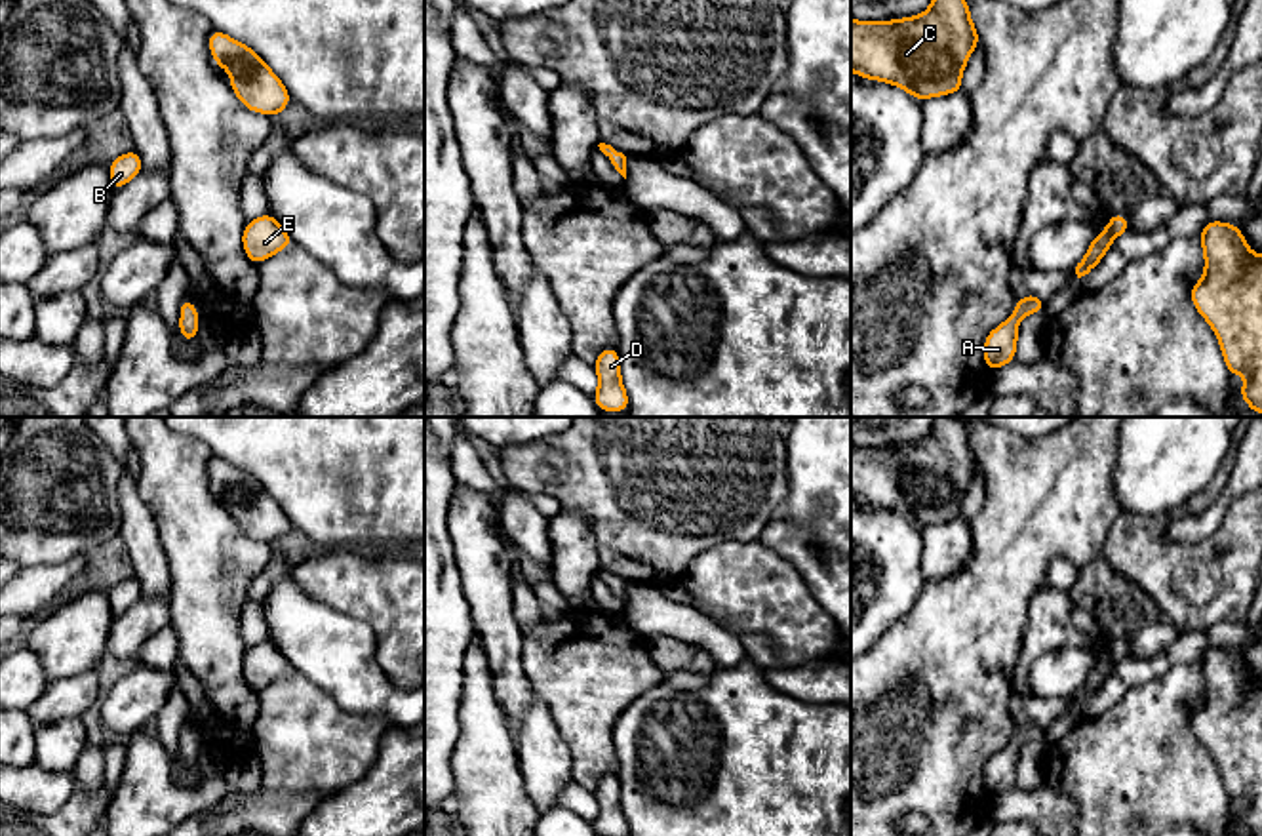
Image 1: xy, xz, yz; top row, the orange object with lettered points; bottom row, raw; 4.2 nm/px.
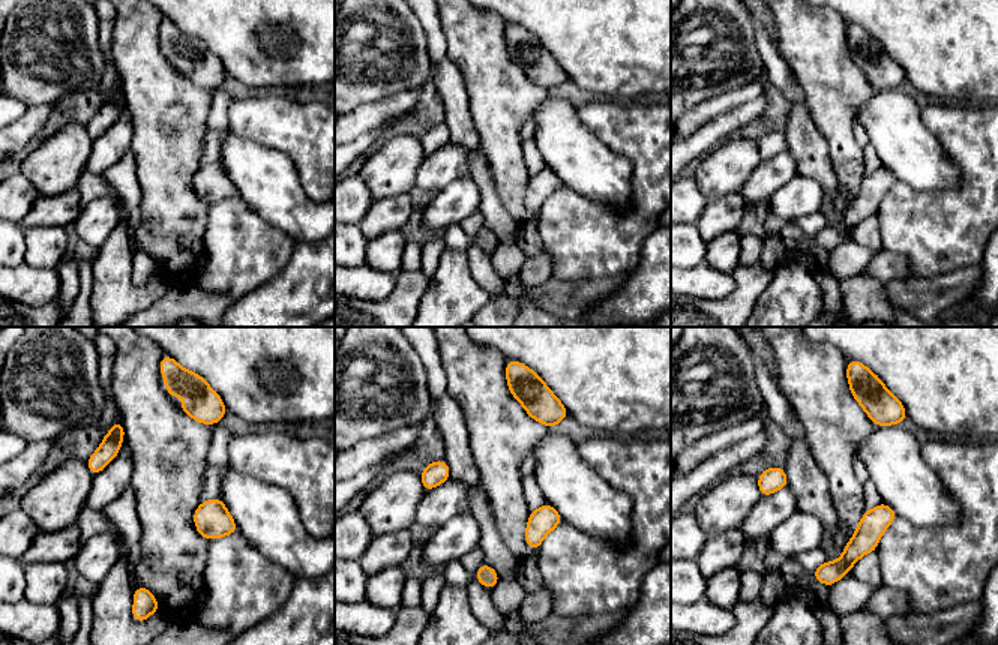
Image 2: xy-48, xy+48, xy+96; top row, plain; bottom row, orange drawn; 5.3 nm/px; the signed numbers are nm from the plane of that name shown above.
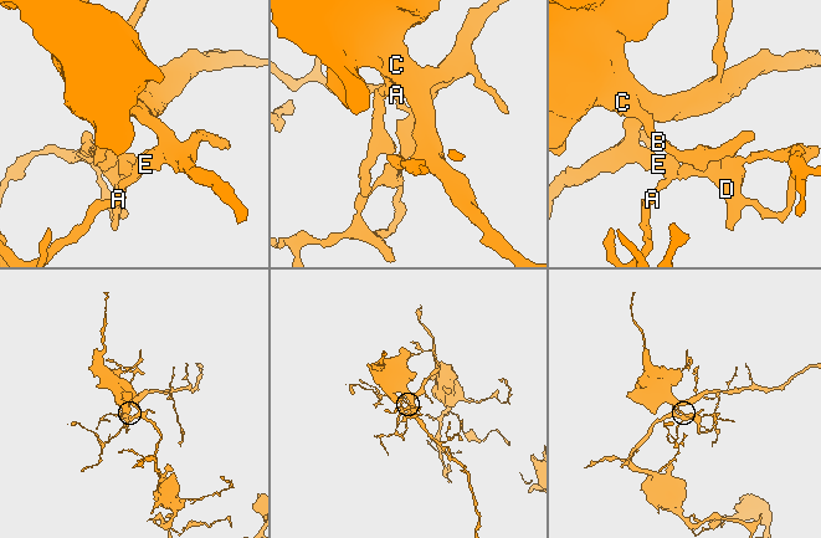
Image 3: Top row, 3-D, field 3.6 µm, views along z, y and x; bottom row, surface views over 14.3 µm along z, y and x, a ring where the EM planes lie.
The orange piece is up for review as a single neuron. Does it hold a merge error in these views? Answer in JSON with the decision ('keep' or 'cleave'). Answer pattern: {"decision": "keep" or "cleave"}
{"decision": "keep"}

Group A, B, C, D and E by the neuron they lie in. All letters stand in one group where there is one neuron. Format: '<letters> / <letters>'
A B C D E

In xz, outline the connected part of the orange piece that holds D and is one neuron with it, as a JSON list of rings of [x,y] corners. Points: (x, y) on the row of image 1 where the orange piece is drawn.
[[[613,345],[603,348],[592,366],[600,377],[600,387],[592,394],[592,400],[600,411],[628,411],[630,400],[621,381],[617,347]]]

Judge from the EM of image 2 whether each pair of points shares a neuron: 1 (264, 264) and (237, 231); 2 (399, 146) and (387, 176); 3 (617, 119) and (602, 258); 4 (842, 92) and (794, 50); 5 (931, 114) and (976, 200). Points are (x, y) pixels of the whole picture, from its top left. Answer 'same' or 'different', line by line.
1: same
2: same
3: same
4: same
5: same

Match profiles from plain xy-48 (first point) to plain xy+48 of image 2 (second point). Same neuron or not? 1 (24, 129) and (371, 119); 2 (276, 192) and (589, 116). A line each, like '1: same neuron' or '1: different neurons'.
1: same neuron
2: different neurons

